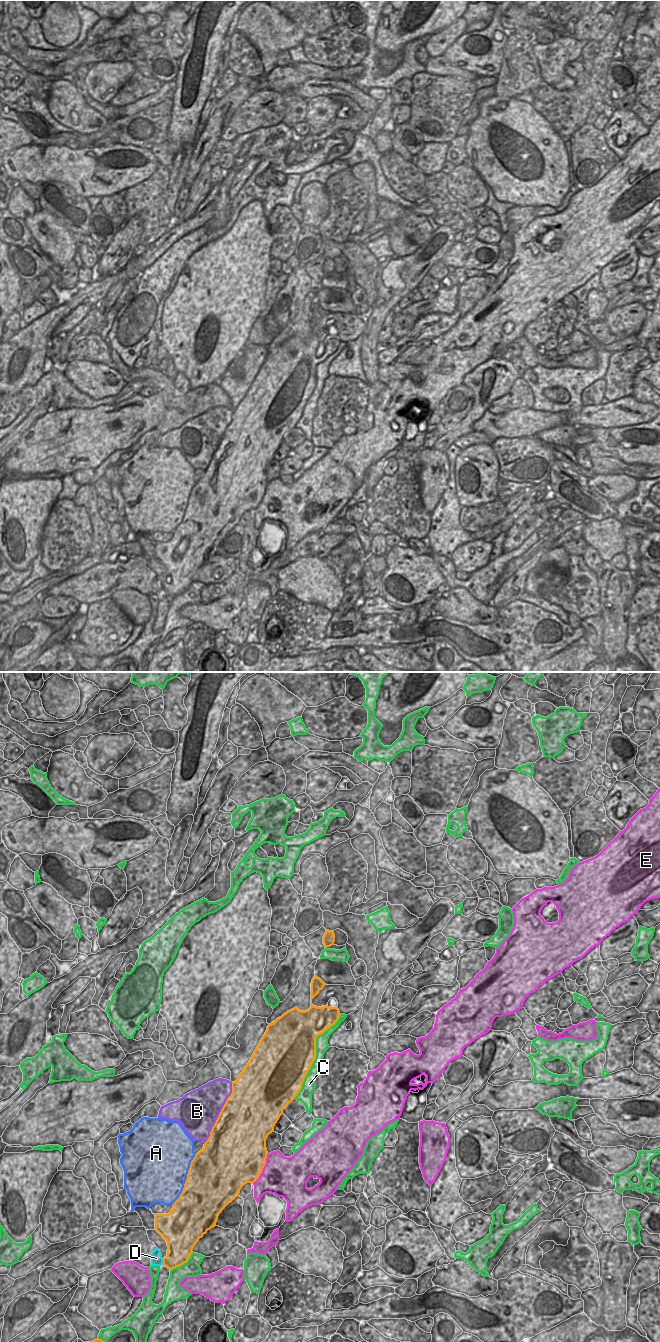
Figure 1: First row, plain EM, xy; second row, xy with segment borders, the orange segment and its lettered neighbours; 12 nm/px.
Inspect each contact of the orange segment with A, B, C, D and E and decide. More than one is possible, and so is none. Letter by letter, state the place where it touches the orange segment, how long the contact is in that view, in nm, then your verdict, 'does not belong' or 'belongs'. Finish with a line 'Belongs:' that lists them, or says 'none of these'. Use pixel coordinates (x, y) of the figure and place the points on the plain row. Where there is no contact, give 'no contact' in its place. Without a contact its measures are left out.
A: xy (186, 507) | 700 nm | does not belong
B: xy (220, 440) | 800 nm | does not belong
C: xy (315, 383) | 1150 nm | does not belong
D: xy (163, 589) | 80 nm | does not belong
E: xy (263, 495) | 420 nm | does not belong
Belongs: none of these

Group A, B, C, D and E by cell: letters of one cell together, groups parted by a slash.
A / B / C / D / E

